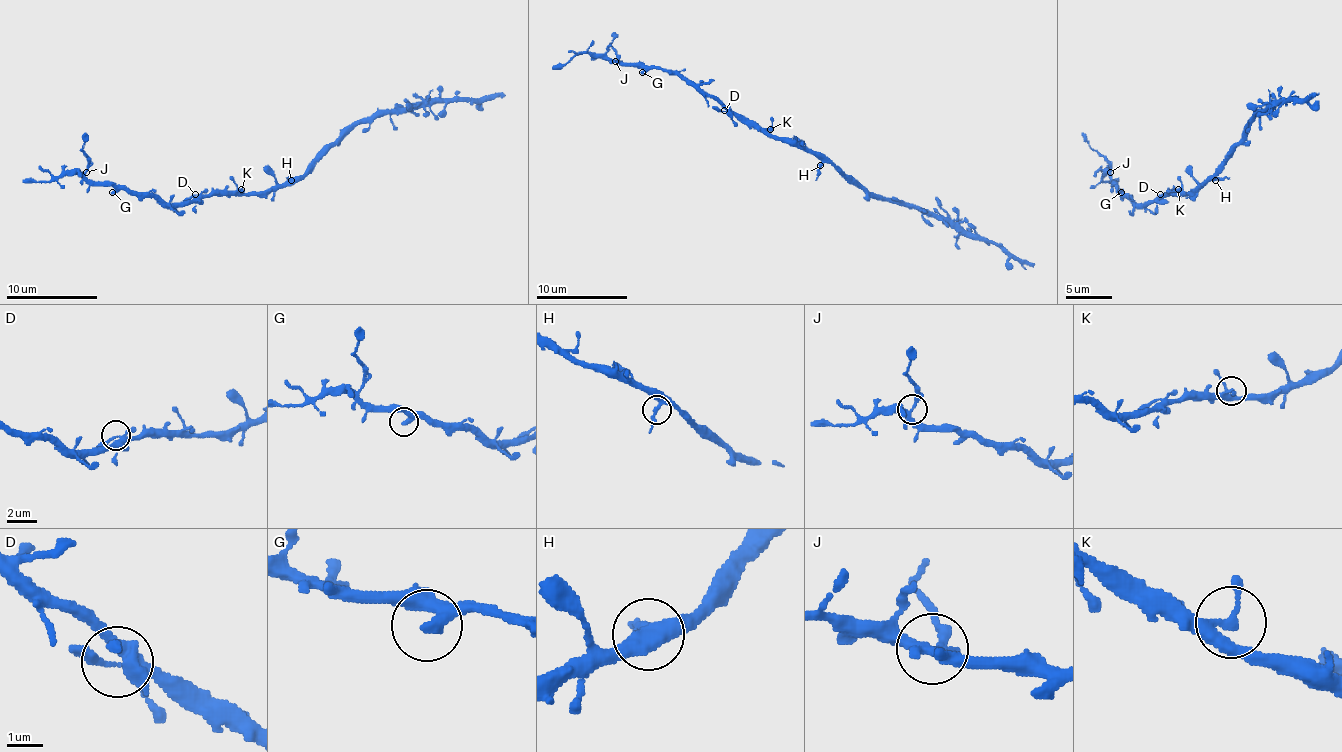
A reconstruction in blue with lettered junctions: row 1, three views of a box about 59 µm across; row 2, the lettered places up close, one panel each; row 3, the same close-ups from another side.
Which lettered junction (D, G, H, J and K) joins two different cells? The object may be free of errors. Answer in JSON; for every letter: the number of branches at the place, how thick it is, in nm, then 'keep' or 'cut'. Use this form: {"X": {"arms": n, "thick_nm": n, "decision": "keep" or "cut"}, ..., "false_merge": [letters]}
{"D": {"arms": 6, "thick_nm": 260, "decision": "keep"}, "G": {"arms": 2, "thick_nm": 240, "decision": "keep"}, "H": {"arms": 3, "thick_nm": 260, "decision": "keep"}, "J": {"arms": 5, "thick_nm": 240, "decision": "cut"}, "K": {"arms": 4, "thick_nm": 240, "decision": "keep"}, "false_merge": ["J"]}

